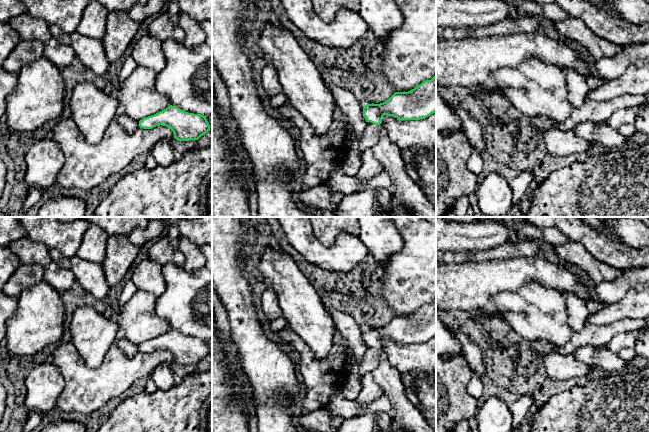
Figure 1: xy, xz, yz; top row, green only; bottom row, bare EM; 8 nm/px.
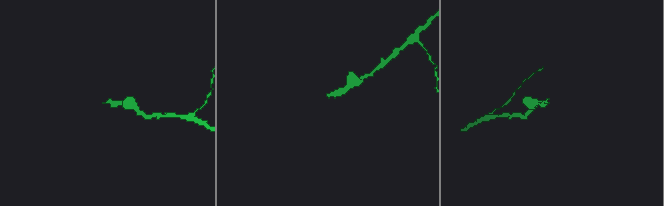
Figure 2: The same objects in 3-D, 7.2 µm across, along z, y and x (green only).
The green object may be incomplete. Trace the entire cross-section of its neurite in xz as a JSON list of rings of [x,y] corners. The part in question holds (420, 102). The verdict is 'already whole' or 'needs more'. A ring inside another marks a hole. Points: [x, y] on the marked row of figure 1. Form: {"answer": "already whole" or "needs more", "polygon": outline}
{"answer": "needs more", "polygon": [[[436,75],[431,80],[426,80],[422,82],[420,85],[415,87],[414,89],[408,92],[395,92],[387,101],[380,103],[380,104],[368,104],[363,108],[363,117],[365,118],[367,125],[365,131],[362,134],[362,137],[359,142],[358,150],[361,154],[362,160],[362,153],[364,150],[368,148],[372,148],[376,141],[377,141],[377,129],[378,126],[382,123],[382,119],[384,115],[393,116],[399,120],[420,120],[425,119],[426,117],[430,116],[431,114],[436,112]]]}

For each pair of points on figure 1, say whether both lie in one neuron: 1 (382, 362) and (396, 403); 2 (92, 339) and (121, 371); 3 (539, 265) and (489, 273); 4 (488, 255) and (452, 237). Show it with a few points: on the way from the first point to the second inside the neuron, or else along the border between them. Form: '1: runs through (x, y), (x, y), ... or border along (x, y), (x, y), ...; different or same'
1: runs through (383, 372), (396, 393); same
2: border along (115, 342), (98, 366), (85, 365); different
3: runs through (527, 269), (512, 273), (501, 273); same
4: border along (505, 242), (482, 250); different

